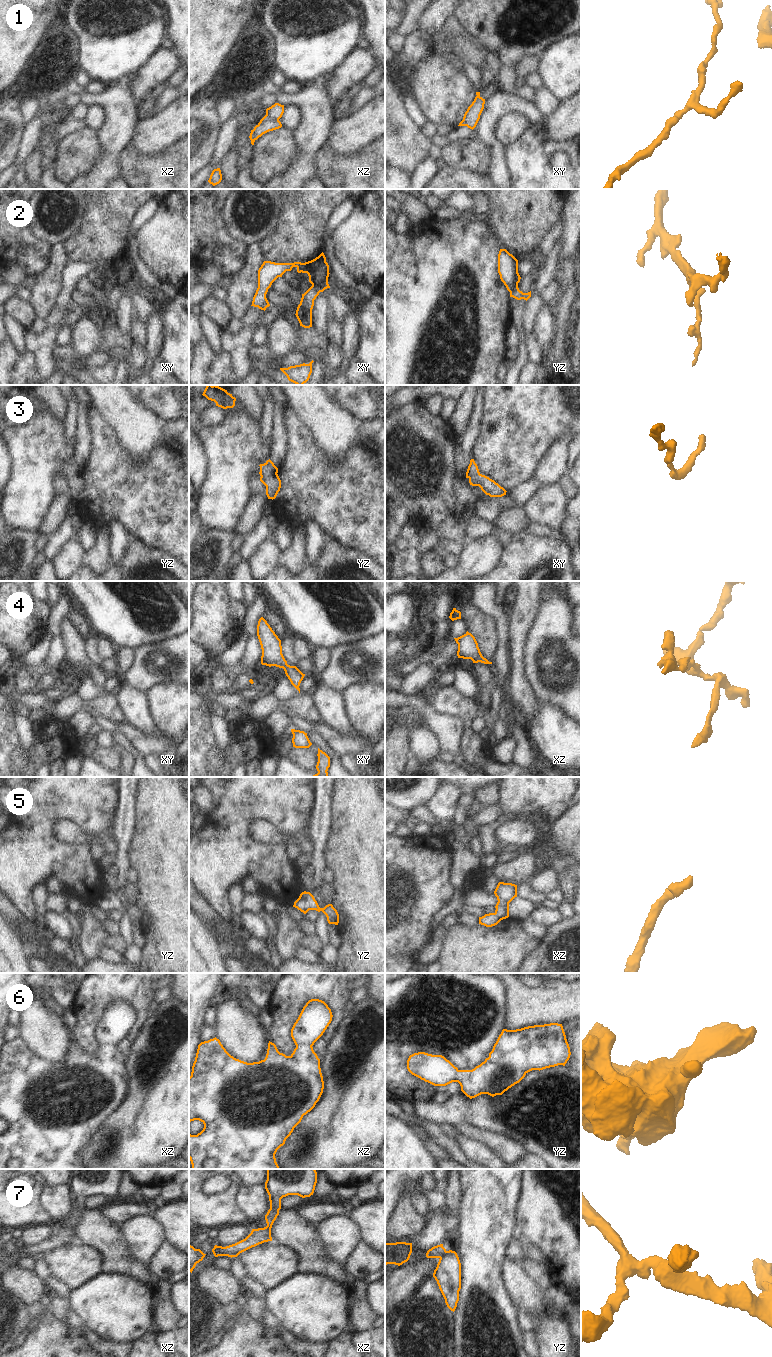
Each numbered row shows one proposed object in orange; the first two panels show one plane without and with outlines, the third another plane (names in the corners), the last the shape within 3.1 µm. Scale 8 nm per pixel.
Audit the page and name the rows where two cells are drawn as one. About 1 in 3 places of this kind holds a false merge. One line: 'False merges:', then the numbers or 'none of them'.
False merges: 1, 2, 7.

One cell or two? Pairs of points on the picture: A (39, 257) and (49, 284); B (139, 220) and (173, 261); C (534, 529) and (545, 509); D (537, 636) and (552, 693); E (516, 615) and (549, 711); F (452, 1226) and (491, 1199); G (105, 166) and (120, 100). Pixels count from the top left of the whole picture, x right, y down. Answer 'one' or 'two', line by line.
A: two
B: two
C: two
D: one
E: two
F: two
G: one

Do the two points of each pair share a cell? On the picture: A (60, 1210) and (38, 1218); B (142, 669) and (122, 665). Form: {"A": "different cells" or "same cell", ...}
{"A": "different cells", "B": "different cells"}

